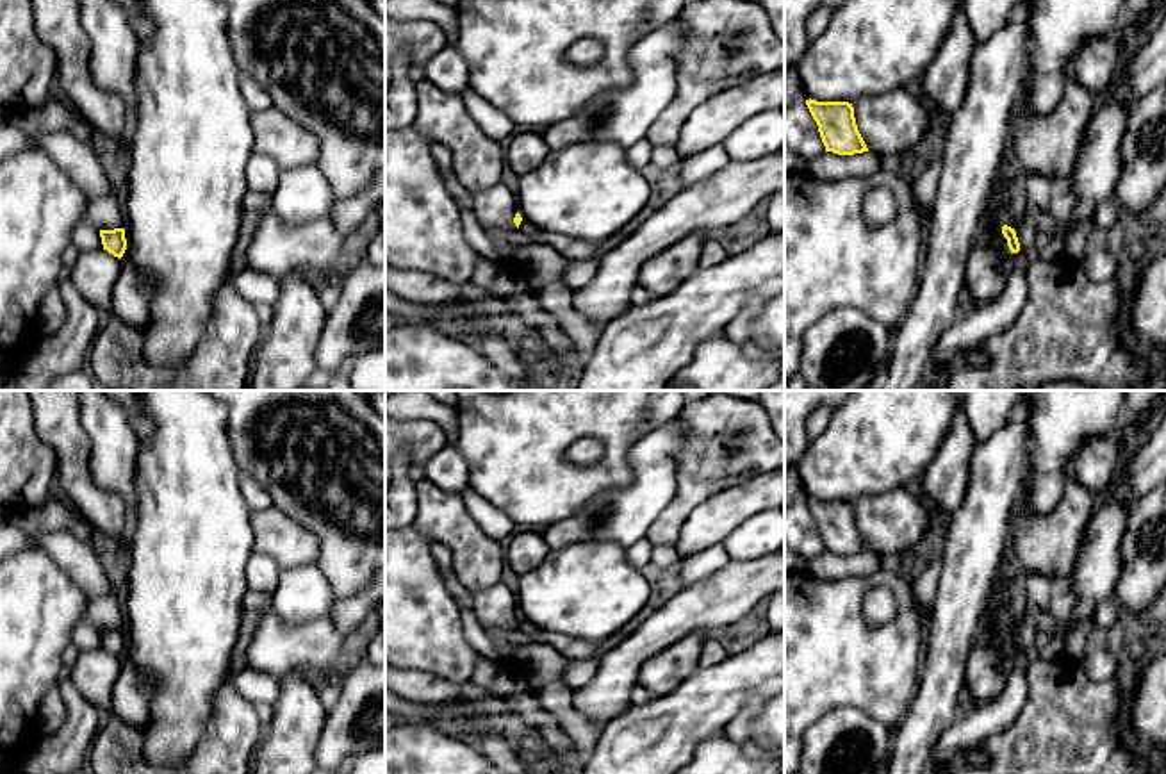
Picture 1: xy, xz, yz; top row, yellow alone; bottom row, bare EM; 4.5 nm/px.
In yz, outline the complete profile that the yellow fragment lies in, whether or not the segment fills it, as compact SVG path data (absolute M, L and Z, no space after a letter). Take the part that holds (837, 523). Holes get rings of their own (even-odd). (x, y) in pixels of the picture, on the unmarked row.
M806 499L806 505L818 524L825 551L838 555L854 555L868 551L854 517L854 506L849 501L817 501Z

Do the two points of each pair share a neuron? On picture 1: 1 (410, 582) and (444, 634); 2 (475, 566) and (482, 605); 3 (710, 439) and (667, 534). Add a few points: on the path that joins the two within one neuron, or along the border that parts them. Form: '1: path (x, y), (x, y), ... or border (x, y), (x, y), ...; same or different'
1: path (410, 594), (410, 600), (432, 621); same
2: border (500, 580), (473, 592); different
3: path (708, 462), (678, 510); same

